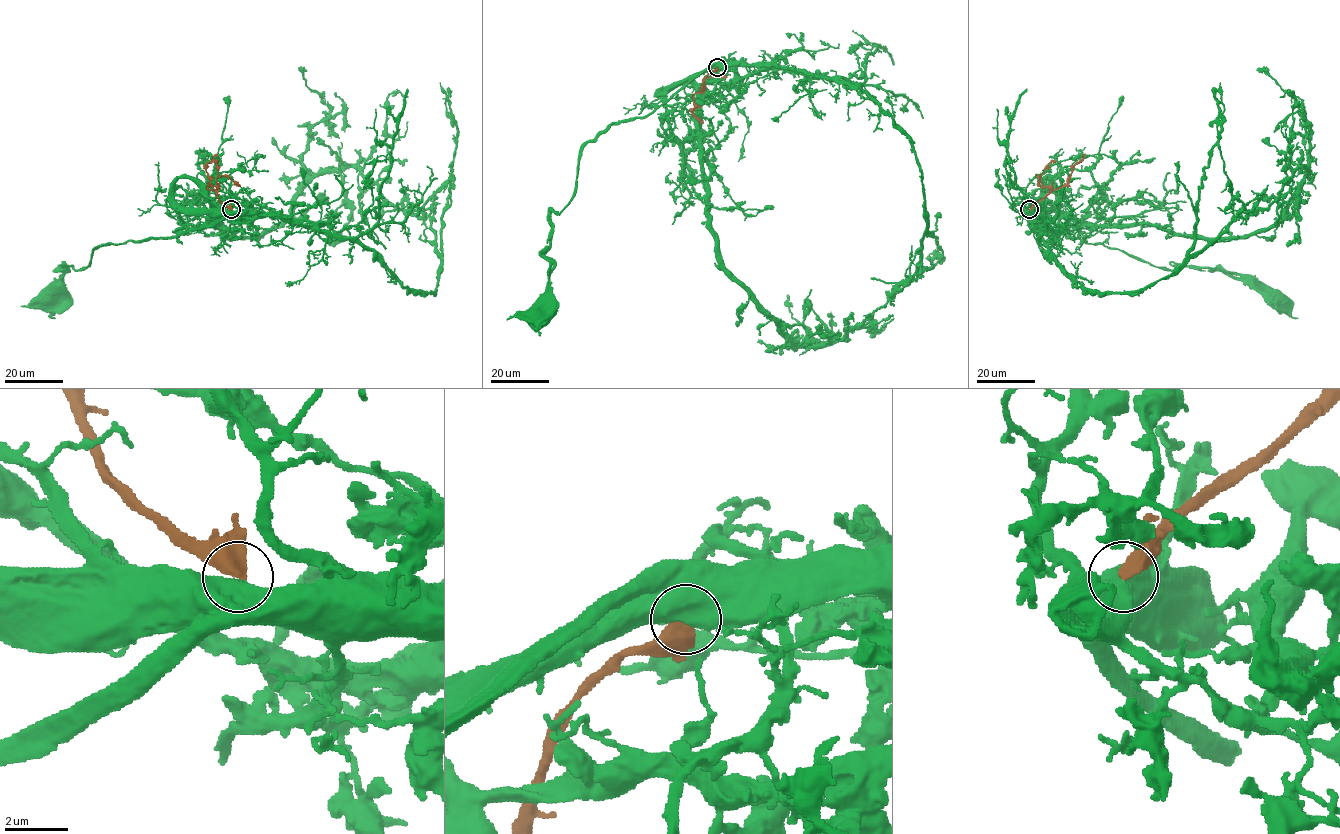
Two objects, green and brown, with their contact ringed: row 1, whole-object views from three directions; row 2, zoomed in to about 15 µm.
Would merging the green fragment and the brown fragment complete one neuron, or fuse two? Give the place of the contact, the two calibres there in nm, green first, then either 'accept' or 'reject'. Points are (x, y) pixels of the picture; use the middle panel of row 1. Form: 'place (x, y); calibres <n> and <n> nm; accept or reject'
place (717, 67); calibres 750 and 500 nm; reject

